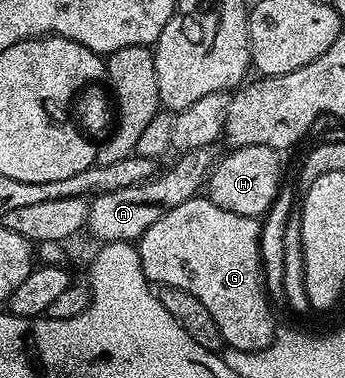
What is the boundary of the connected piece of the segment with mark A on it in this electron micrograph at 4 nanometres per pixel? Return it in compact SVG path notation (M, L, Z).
M198 149L192 153L182 154L179 162L168 173L160 172L149 181L143 181L133 187L123 187L121 191L109 191L94 196L89 203L89 215L86 228L96 237L96 242L108 241L138 242L140 235L149 231L161 215L173 211L173 207L181 207L190 197L196 196L204 188L211 176L212 168L217 160L211 149Z

